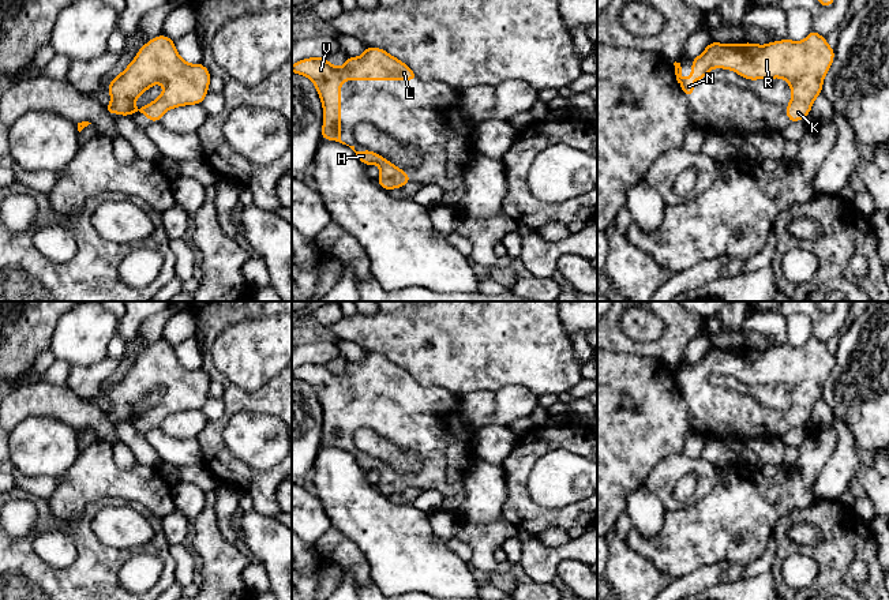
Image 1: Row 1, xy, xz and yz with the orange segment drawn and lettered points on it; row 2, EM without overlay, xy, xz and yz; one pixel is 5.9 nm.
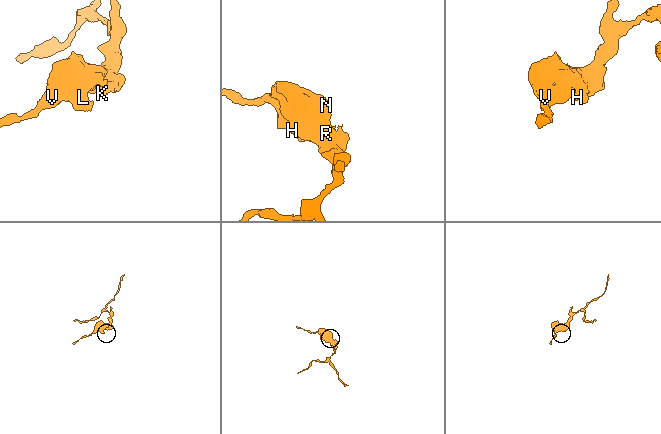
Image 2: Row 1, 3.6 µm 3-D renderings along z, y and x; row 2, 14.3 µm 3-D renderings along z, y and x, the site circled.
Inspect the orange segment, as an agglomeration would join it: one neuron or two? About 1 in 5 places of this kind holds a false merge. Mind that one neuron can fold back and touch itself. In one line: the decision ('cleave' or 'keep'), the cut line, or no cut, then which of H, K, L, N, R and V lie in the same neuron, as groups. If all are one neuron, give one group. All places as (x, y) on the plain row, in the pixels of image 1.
keep; cut none; groups H K L N R V

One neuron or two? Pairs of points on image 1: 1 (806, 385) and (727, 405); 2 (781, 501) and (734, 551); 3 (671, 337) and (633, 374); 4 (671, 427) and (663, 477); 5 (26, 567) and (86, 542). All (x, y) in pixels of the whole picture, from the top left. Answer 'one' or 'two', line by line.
1: one
2: one
3: two
4: two
5: one

